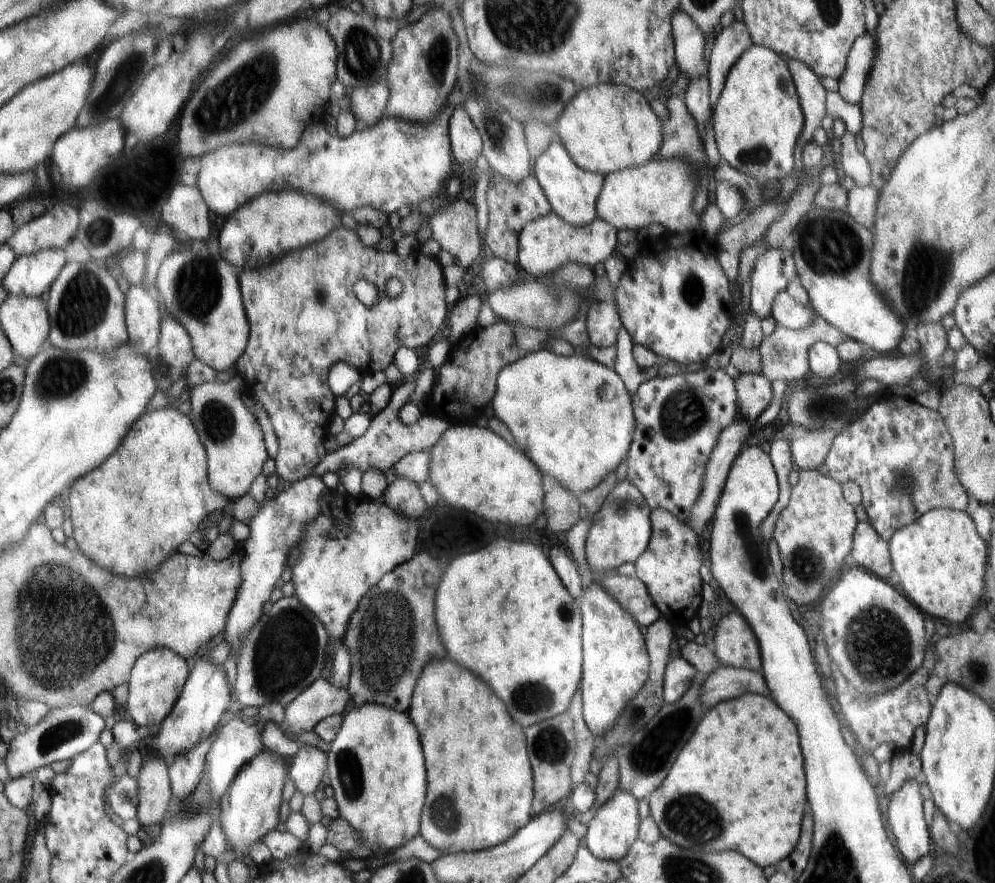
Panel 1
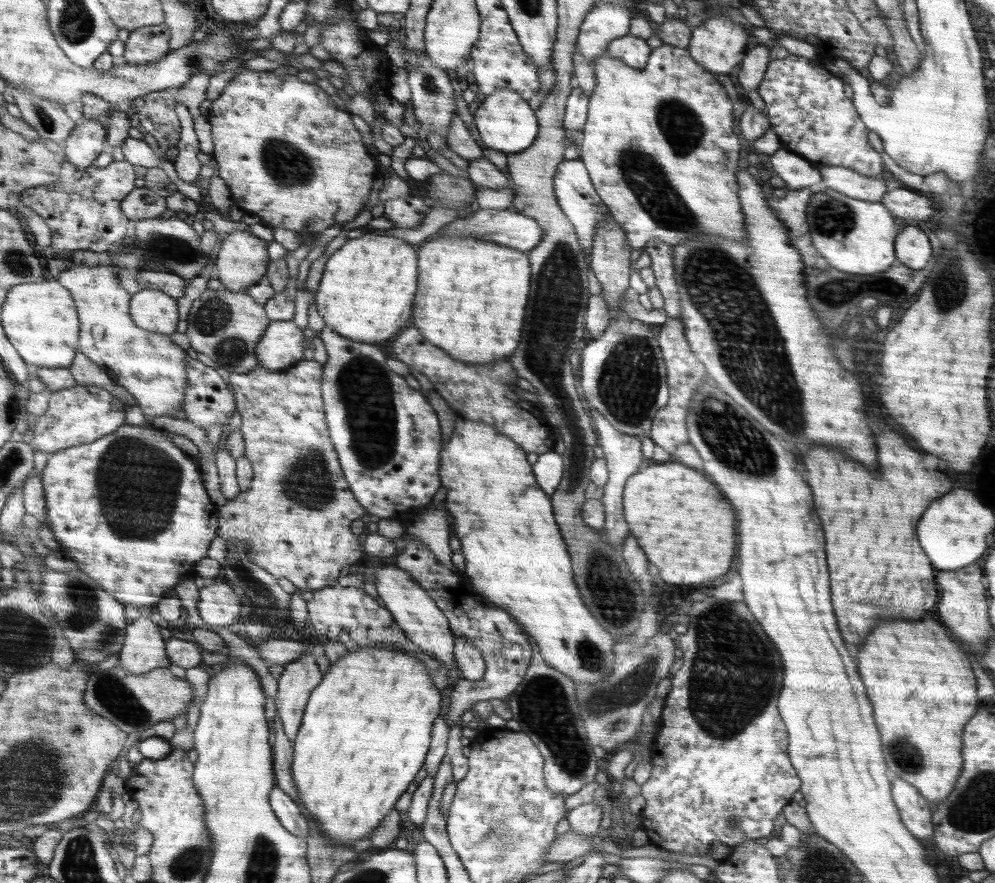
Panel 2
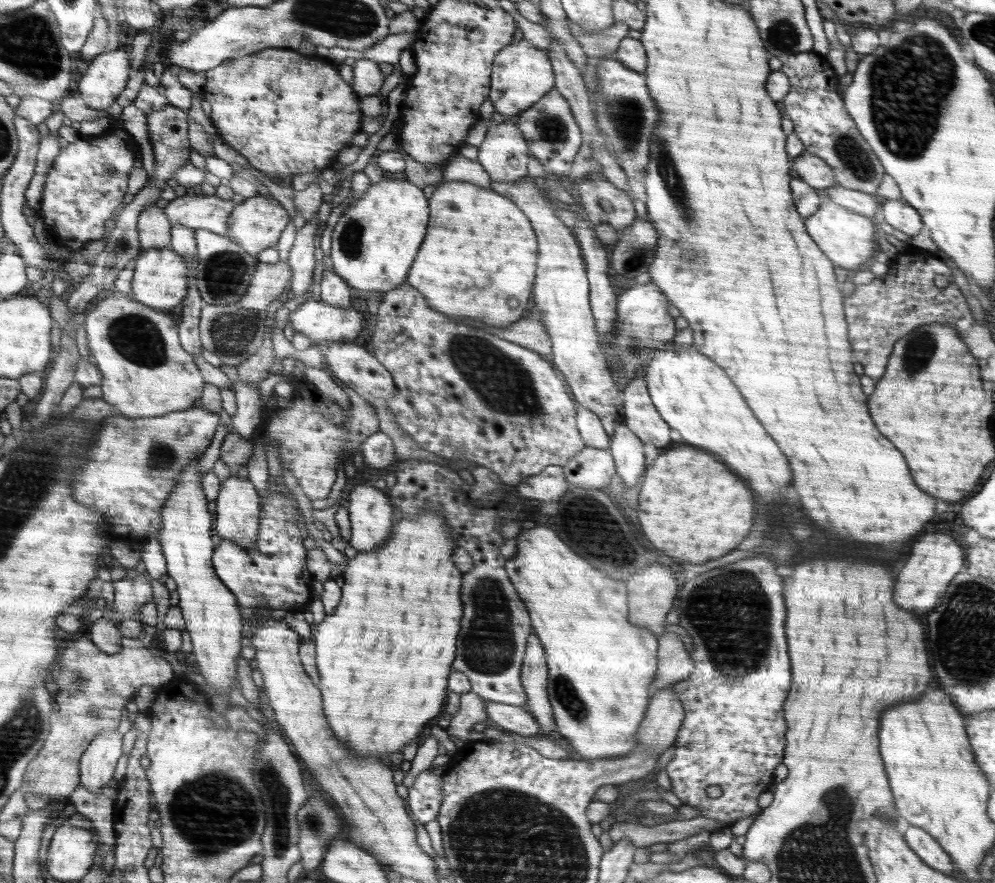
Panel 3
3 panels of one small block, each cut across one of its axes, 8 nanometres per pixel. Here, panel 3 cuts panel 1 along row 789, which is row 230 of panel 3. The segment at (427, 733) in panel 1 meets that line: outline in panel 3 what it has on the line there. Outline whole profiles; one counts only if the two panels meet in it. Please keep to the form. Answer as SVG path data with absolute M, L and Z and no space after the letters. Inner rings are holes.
M444 181L430 195L430 212L434 212L434 220L428 224L426 238L414 260L414 272L409 272L405 283L421 292L430 308L452 318L478 318L488 320L488 324L496 324L498 320L500 326L520 320L530 302L538 258L536 236L522 210L494 189L466 181Z

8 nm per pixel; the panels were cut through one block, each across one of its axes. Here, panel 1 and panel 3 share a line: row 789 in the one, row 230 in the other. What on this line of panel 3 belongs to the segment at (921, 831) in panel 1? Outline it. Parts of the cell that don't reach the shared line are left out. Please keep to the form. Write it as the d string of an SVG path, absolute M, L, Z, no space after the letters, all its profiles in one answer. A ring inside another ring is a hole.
M902 198L885 199L880 209L884 213L885 223L911 237L918 235L918 230L924 226L918 209L910 207L910 204L907 204Z

